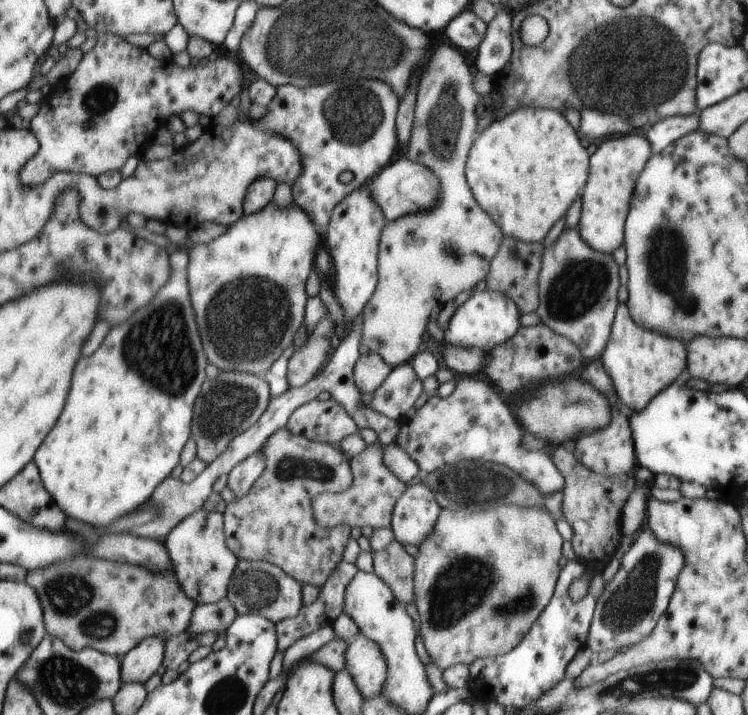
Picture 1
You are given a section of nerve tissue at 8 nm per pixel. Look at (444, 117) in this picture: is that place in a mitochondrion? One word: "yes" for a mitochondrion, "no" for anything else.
yes

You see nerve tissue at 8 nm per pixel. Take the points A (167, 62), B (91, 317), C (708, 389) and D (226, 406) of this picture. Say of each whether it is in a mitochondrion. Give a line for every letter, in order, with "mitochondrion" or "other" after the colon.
A: other
B: other
C: other
D: mitochondrion

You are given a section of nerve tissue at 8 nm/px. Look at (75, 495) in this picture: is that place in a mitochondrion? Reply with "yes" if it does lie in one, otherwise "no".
no

